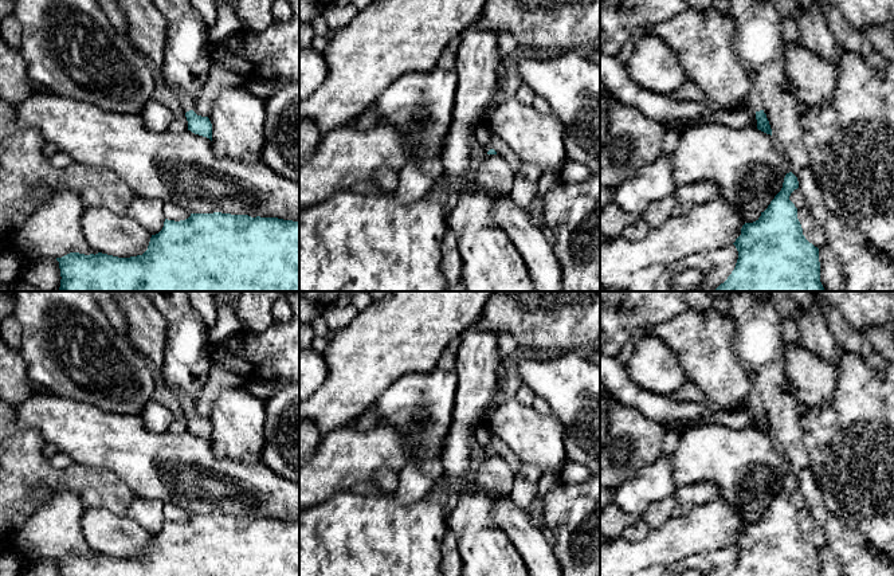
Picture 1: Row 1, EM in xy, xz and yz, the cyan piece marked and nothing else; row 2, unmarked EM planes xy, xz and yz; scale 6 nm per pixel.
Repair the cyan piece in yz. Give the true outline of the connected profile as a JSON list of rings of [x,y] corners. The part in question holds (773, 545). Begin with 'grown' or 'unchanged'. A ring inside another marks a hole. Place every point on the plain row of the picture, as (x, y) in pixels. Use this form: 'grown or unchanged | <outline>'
unchanged | [[[792,473],[787,474],[781,491],[761,517],[742,526],[741,536],[733,544],[738,560],[730,576],[820,576],[819,549],[803,536],[797,509],[789,501],[791,494],[797,489],[797,478]]]

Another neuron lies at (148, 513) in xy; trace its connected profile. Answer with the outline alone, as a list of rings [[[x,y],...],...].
[[[136,497],[132,499],[126,516],[142,526],[150,536],[158,534],[164,528],[164,502]]]

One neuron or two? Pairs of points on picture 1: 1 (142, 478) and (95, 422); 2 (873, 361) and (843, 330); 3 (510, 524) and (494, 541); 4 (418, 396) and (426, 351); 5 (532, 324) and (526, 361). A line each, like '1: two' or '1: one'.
1: one
2: one
3: two
4: two
5: two

